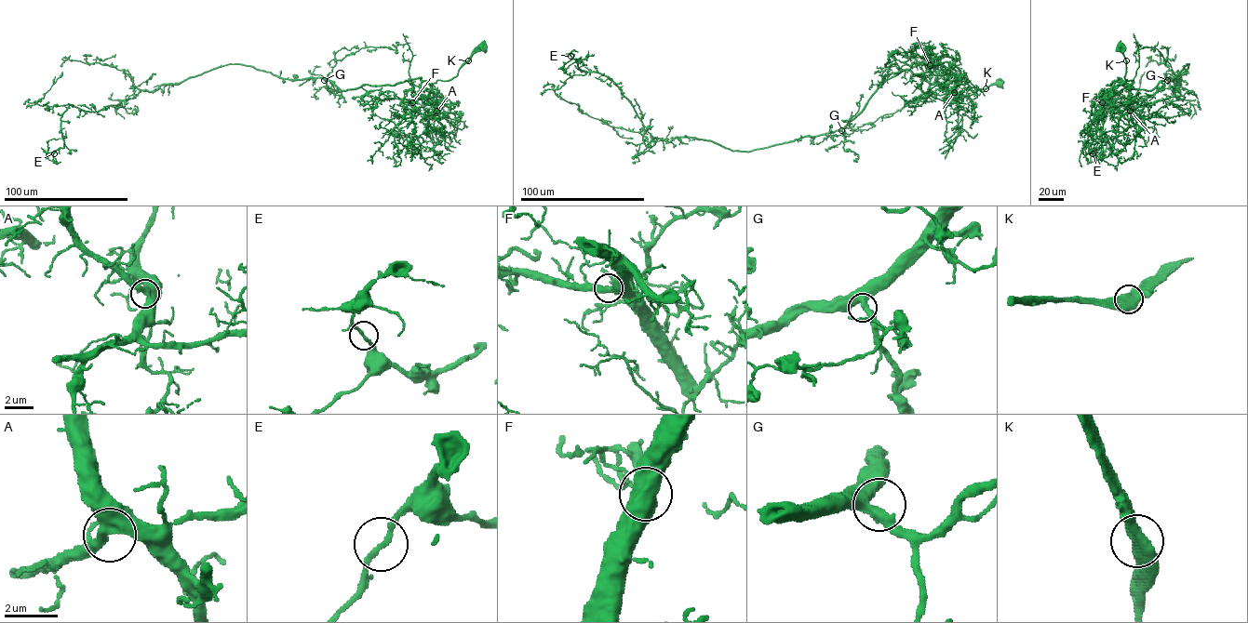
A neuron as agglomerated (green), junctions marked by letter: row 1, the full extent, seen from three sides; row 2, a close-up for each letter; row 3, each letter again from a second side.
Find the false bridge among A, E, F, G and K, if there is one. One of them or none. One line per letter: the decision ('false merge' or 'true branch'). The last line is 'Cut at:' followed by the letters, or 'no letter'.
A: true branch
E: true branch
F: true branch
G: true branch
K: true branch
Cut at: no letter

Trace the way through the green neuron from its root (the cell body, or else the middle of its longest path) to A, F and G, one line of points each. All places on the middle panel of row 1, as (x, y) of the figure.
A: (999, 83), (984, 88), (969, 87), (954, 96), (946, 91), (954, 92)
F: (999, 83), (984, 88), (969, 87), (953, 96), (938, 83), (936, 72), (930, 65)
G: (999, 83), (984, 88), (969, 87), (953, 96), (936, 82), (928, 83), (903, 70), (887, 79), (841, 130)

